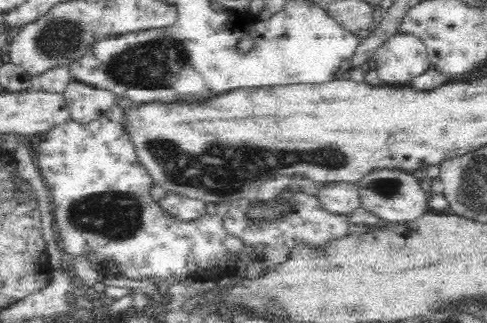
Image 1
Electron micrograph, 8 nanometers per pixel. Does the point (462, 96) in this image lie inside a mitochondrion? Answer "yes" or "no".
no

